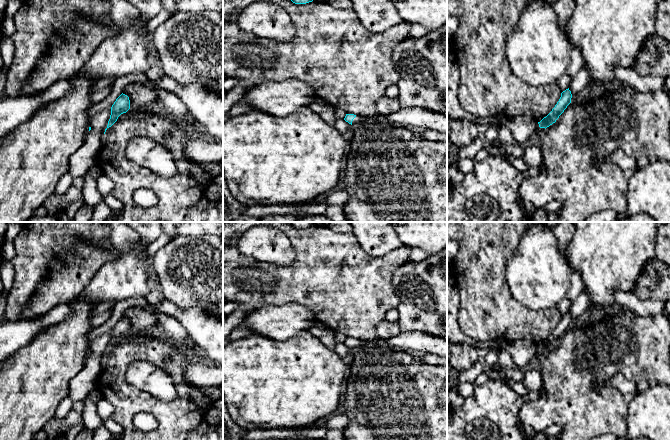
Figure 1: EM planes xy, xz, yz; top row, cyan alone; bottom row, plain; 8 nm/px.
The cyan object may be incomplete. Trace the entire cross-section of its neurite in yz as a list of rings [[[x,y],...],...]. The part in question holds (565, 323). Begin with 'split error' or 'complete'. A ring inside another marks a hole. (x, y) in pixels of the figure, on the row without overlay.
complete; [[[566,313],[561,317],[561,321],[552,335],[544,341],[540,346],[538,346],[540,352],[547,352],[559,342],[559,340],[564,336],[567,330],[571,327],[572,318],[571,315]]]

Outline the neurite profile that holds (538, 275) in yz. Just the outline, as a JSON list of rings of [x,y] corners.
[[[533,223],[521,237],[505,276],[512,296],[520,304],[543,310],[557,307],[566,298],[570,271],[552,229]]]

